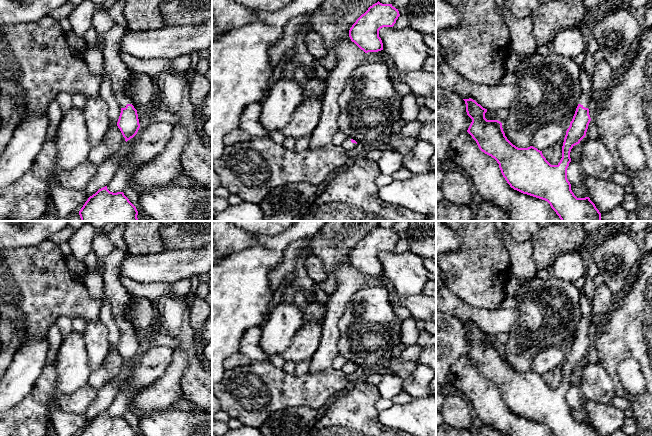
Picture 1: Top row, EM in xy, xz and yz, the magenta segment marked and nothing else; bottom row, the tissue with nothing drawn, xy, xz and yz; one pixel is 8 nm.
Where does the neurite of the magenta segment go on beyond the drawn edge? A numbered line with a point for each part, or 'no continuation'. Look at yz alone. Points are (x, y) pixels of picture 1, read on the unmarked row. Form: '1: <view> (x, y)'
1: yz (586, 305)

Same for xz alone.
1: xz (347, 369)

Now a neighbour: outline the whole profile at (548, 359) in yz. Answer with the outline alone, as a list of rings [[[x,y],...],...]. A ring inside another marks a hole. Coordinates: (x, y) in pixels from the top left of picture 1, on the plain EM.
[[[559,346],[549,347],[536,355],[532,362],[532,370],[543,375],[564,363],[565,359],[566,355],[562,348]]]

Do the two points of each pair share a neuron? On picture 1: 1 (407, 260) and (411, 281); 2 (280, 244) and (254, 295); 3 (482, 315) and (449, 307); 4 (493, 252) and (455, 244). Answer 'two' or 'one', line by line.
1: one
2: one
3: one
4: two

